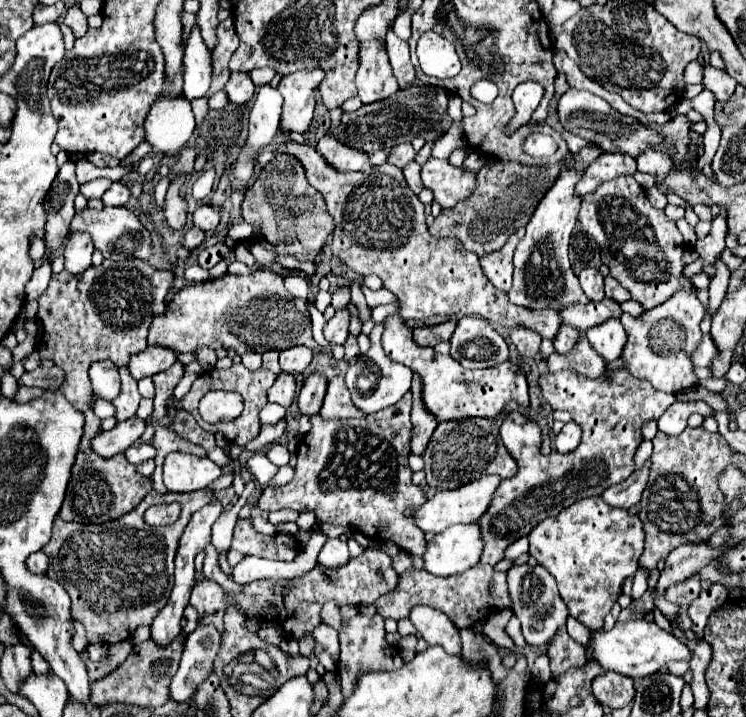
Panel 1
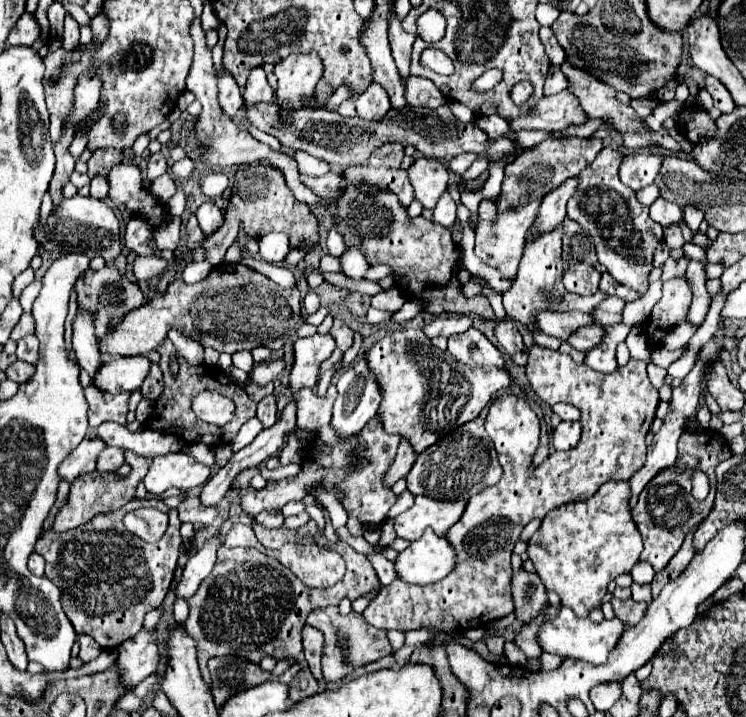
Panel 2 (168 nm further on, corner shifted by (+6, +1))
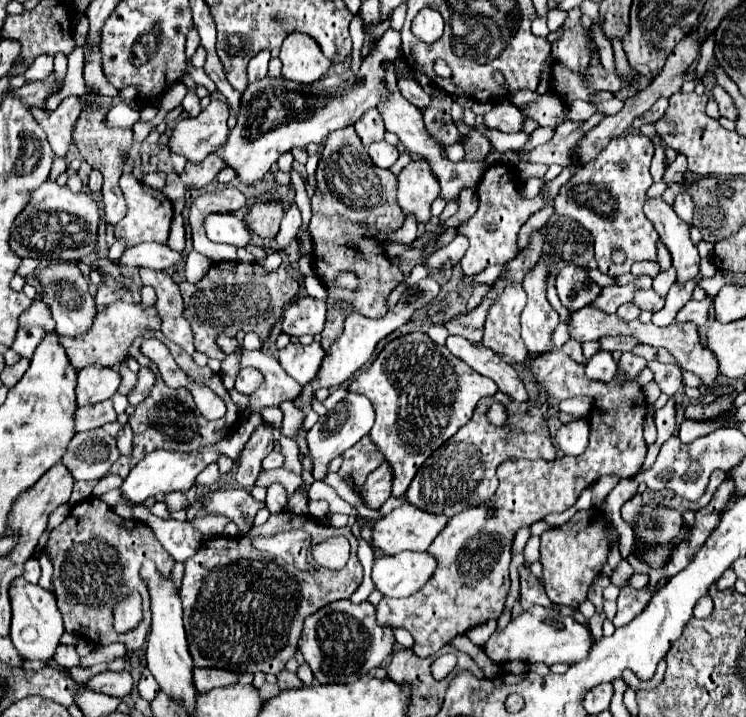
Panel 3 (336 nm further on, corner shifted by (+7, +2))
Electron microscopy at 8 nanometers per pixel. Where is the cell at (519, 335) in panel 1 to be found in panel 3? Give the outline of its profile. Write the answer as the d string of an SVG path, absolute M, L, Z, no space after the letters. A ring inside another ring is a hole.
M506 282L504 292L496 296L488 310L482 344L500 354L510 364L524 364L528 350L520 338L520 314L526 306L526 294L520 282Z

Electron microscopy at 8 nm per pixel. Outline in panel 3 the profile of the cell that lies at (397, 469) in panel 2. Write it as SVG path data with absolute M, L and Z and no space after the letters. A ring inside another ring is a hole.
M382 464L380 468L376 468L364 482L364 490L362 490L364 506L378 510L390 498L390 482L392 482L390 466Z

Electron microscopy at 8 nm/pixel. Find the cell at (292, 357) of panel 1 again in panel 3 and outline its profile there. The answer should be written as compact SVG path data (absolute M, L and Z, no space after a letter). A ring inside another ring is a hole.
M244 368L244 370L238 372L234 388L236 388L240 394L246 394L246 396L248 396L248 394L252 394L260 384L262 384L262 374L260 374L258 370L254 370L254 368Z

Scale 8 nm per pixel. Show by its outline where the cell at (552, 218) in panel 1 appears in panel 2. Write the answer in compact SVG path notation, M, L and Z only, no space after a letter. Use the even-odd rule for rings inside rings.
M561 223L561 227L549 231L549 235L541 235L541 239L533 239L533 243L525 243L517 277L515 277L511 289L505 291L505 295L503 295L503 305L507 309L507 315L511 315L519 323L523 323L530 332L538 330L536 317L537 313L541 313L543 309L590 313L607 297L599 290L591 296L580 296L565 289L562 283L562 239L563 223Z

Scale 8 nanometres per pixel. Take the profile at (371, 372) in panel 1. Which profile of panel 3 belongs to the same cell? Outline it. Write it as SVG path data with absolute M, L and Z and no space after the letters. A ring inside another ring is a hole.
M348 392L346 400L338 402L336 408L332 408L330 412L326 412L306 434L306 444L310 450L310 460L312 460L312 476L314 480L324 480L328 474L328 464L336 458L342 456L344 450L348 450L350 446L354 446L362 436L366 436L370 432L374 424L374 408L368 402L368 398L364 398L362 394L354 394Z

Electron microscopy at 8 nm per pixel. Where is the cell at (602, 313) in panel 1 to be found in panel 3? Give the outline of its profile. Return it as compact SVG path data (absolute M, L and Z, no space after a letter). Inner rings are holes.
M624 304L624 306L618 308L616 314L618 314L618 318L622 318L622 320L634 320L634 318L640 316L640 308L634 306L634 304Z

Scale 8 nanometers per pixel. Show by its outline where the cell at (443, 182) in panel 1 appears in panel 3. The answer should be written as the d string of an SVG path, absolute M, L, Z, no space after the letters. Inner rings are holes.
M414 160L398 174L398 204L404 214L416 216L420 224L430 220L430 204L438 194L438 180L426 160Z

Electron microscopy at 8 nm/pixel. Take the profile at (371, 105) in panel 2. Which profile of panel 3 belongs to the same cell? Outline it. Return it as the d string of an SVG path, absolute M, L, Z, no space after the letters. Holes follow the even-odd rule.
M374 108L368 110L362 118L358 118L354 128L356 128L356 132L358 132L364 146L370 146L374 142L384 140L384 132L386 132L384 130L384 120L380 118L380 112L374 110Z

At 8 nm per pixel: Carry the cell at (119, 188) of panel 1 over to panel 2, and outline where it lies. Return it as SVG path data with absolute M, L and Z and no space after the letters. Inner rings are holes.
M103 175L93 177L93 181L91 181L91 197L105 199L107 193L109 193L109 181L107 181L107 177L103 177Z

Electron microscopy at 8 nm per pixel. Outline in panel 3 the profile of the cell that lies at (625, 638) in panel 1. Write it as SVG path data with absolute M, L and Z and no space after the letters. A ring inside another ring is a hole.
M532 606L508 622L504 630L496 630L484 644L486 656L496 664L506 664L512 660L520 662L544 662L548 666L556 662L578 662L588 656L594 638L588 628L578 624L572 616L560 616L554 610L542 606Z

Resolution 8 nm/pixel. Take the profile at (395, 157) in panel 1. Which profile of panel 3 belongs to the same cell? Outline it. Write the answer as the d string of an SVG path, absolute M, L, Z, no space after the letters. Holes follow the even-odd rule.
M386 140L368 146L368 154L378 168L390 168L398 160L398 148L388 144Z

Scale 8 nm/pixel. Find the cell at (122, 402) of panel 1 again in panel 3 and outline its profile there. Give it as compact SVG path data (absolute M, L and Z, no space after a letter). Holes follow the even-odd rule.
M104 400L92 406L82 406L76 410L76 432L100 428L114 420L116 420L116 412L112 408L112 400Z

